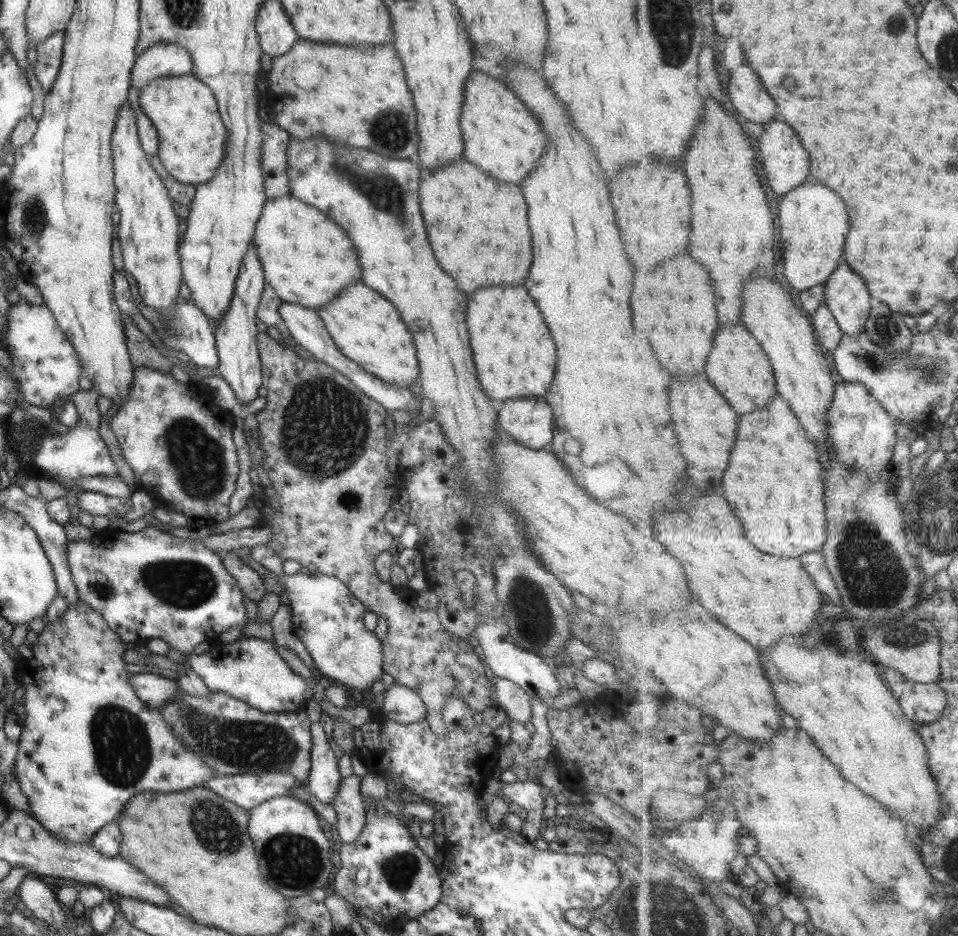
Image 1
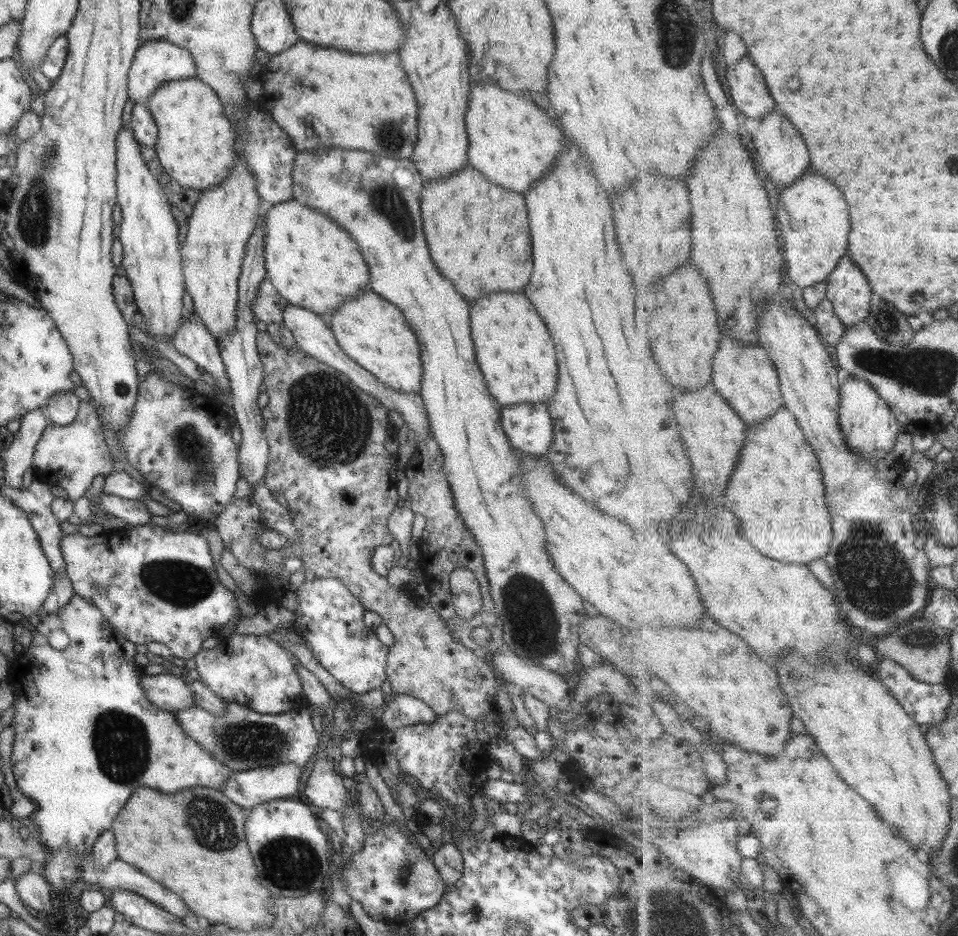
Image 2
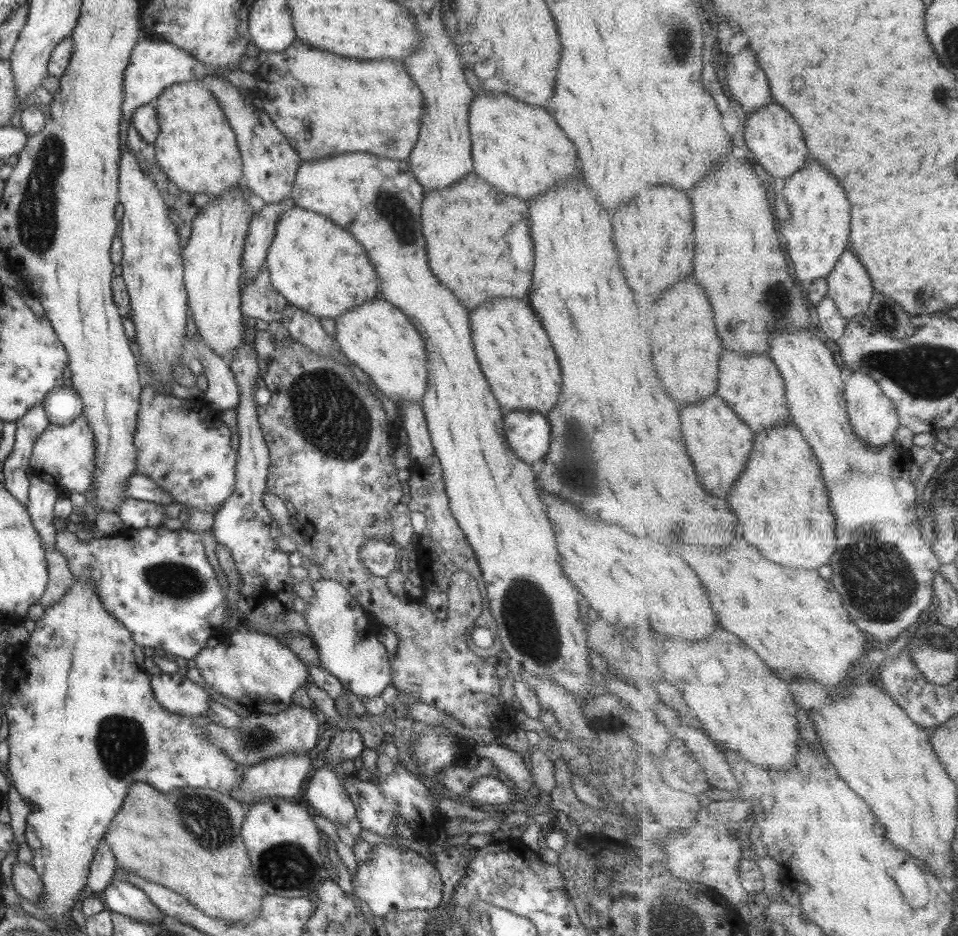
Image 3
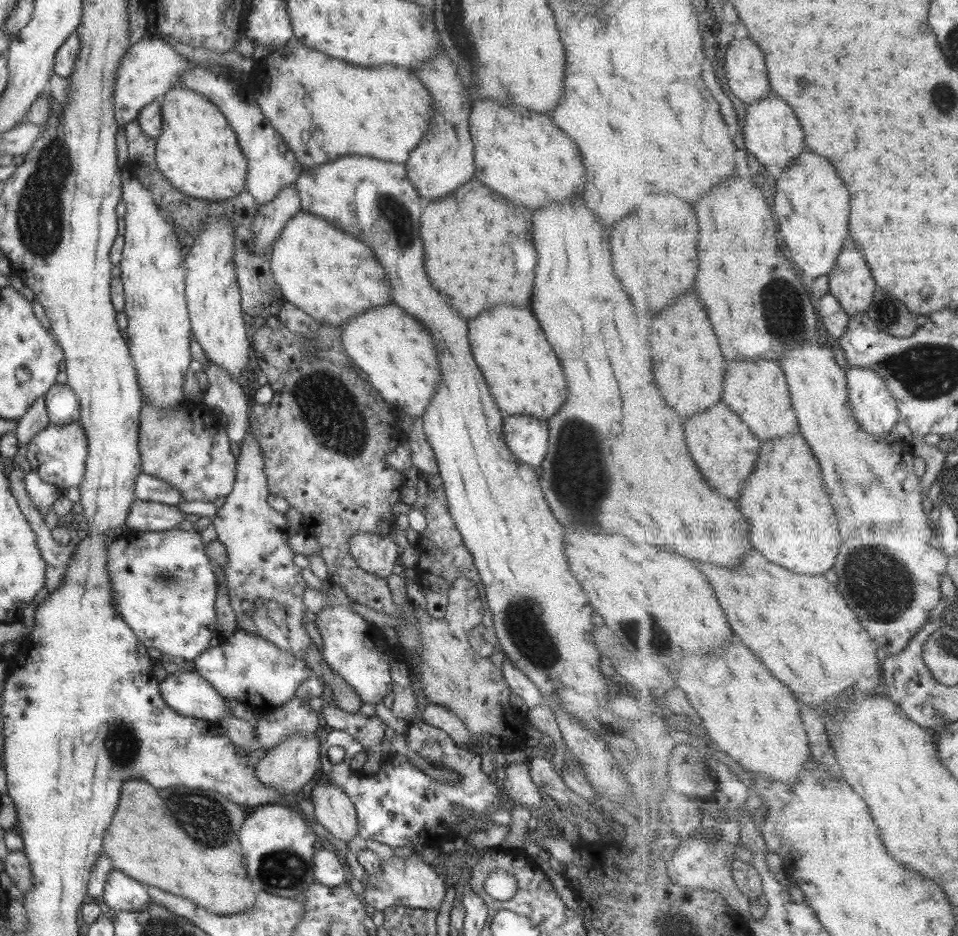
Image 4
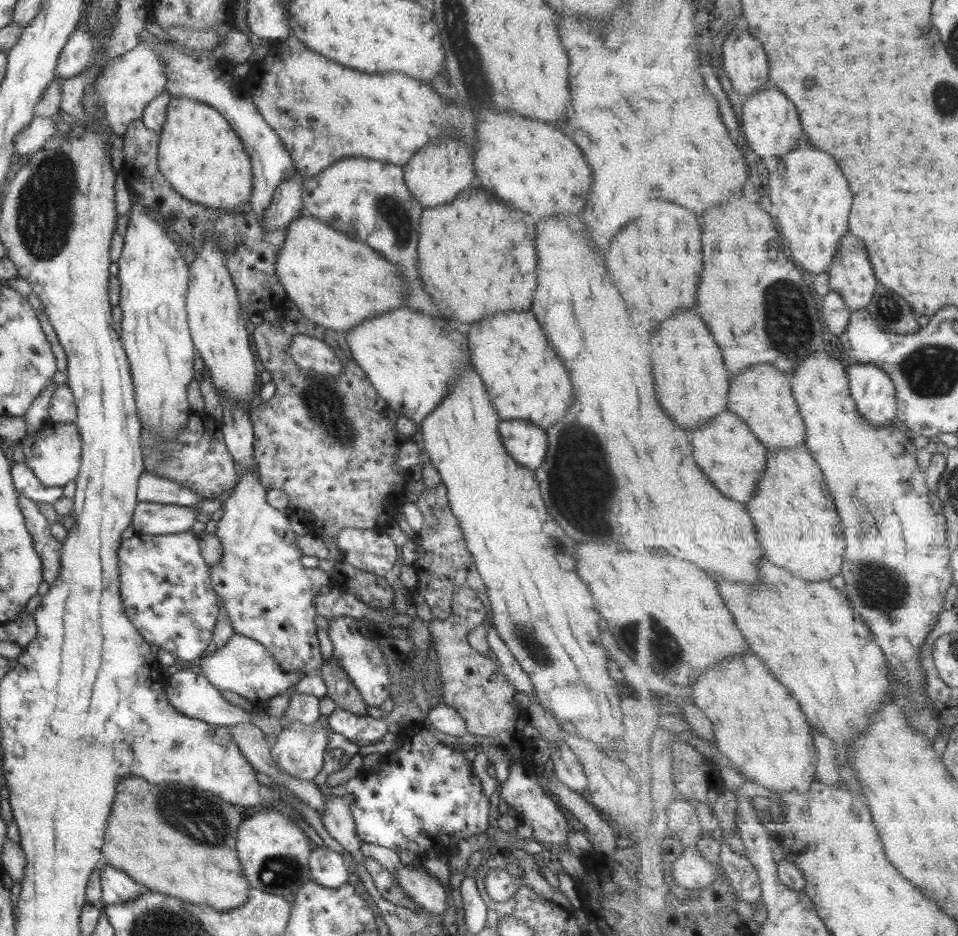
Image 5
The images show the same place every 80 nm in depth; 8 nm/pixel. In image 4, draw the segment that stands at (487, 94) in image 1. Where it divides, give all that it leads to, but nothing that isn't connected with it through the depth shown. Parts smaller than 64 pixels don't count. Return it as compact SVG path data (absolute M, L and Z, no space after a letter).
M475 102L471 104L468 114L468 132L474 146L472 152L476 168L474 177L481 184L489 186L491 190L509 198L513 204L537 210L551 206L553 202L573 200L572 198L582 196L585 170L581 166L577 146L557 128L555 121L549 115L543 116L537 111L519 108L513 104Z

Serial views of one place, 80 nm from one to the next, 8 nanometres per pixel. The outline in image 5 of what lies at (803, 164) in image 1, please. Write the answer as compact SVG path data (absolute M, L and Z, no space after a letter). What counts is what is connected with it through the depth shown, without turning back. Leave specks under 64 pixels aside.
M769 84L763 87L763 91L751 94L751 97L743 101L742 130L748 145L761 159L785 156L798 145L801 138L805 138L795 104L777 87Z

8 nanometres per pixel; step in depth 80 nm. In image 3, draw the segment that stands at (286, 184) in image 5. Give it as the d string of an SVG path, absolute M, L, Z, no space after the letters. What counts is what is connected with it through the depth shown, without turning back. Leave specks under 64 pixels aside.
M292 197L275 205L263 206L261 211L253 214L249 221L248 235L242 248L242 276L253 278L260 273L264 264L269 243L274 235L274 226L285 210L291 210L295 206Z

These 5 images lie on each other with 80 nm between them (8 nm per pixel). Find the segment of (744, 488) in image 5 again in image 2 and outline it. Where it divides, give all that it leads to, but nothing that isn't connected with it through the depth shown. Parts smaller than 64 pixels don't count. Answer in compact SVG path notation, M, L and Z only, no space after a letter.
M705 386L699 392L681 392L675 396L675 414L681 422L681 434L685 438L685 450L689 450L689 458L693 462L695 478L695 500L701 498L725 497L727 478L731 478L735 466L739 462L741 448L745 446L747 436L745 430L748 423L739 418L739 414L725 402L723 396L715 390L715 386Z

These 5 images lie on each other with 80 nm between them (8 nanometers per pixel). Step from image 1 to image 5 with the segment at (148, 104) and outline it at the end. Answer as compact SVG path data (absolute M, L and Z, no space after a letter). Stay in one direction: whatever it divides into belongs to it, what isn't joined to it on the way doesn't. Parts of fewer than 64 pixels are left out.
M169 95L165 115L156 167L170 188L193 204L223 212L249 202L252 179L249 157L227 122L213 108L181 96Z

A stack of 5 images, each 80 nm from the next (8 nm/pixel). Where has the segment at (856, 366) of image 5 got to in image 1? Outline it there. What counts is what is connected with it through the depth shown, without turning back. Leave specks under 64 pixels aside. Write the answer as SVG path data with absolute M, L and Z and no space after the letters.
M844 381L836 386L828 416L828 439L840 462L863 474L878 474L890 468L898 436L892 415L862 382Z

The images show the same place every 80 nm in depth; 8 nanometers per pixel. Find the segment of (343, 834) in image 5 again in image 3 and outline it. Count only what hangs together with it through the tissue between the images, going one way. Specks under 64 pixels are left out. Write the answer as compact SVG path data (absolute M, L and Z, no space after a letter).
M325 764L309 778L305 798L317 815L329 820L336 828L356 816L342 780Z

